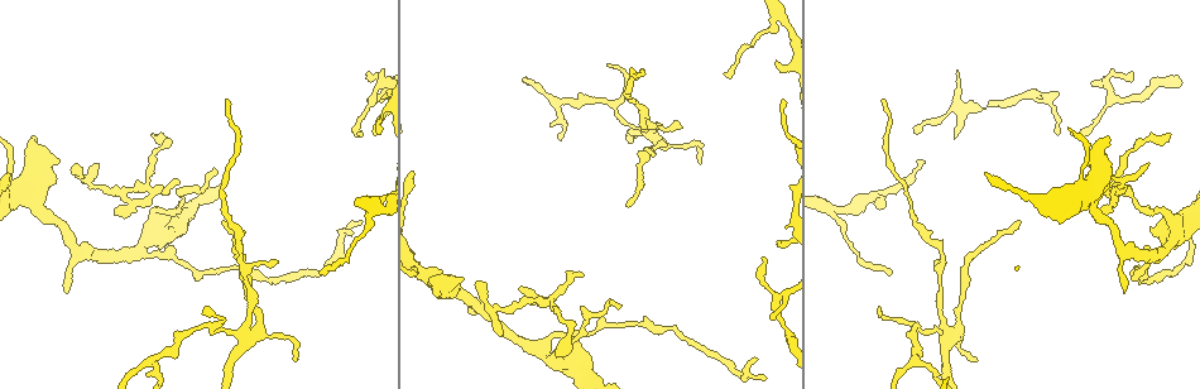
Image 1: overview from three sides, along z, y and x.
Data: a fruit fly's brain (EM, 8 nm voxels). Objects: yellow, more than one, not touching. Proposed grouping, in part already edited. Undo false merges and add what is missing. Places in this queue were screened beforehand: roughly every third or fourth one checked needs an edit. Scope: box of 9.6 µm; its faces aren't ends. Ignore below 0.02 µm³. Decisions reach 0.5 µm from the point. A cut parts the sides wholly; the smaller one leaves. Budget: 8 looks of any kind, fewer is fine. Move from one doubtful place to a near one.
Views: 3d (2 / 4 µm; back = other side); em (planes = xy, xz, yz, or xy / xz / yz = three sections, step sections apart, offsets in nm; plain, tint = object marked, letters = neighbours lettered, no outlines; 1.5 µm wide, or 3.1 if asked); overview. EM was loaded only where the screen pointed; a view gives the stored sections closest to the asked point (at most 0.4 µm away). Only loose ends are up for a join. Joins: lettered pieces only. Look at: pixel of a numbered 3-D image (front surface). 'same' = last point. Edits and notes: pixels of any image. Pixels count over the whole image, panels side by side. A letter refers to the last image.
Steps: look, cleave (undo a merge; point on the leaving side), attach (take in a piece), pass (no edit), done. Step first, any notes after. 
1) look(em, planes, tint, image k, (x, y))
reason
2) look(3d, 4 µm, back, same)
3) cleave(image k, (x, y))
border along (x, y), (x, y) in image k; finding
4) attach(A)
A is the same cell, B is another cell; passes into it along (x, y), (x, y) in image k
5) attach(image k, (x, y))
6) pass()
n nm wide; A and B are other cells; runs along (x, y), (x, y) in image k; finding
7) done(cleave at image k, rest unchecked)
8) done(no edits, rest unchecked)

look(3d, 4 µm, image 1, (205, 306))
tapers out

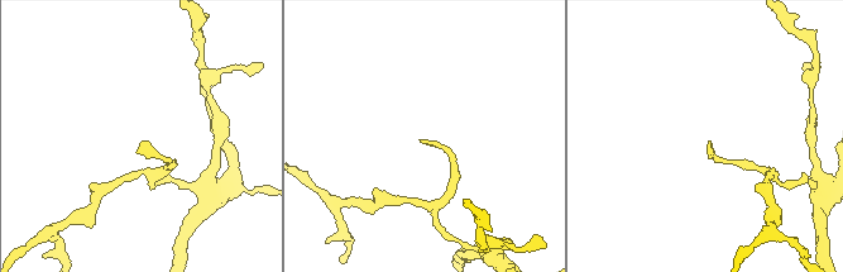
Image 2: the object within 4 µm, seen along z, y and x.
look(em, xy, step 4, letters, image 2, (426, 143))

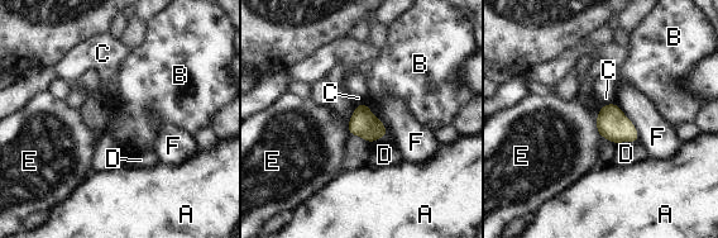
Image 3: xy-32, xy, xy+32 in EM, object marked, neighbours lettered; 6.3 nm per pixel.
look(em, planes, letters, same)

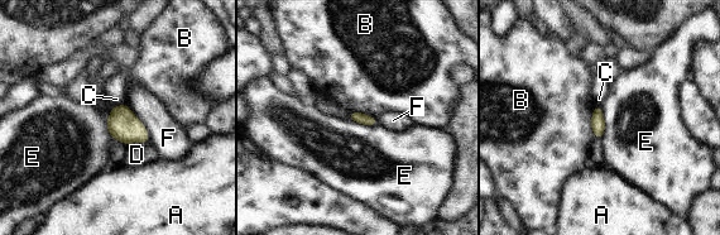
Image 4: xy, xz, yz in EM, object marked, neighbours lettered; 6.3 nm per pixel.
pass()
F touches over 300 nm; A, B, C, D, E and F are other cells; border along (600, 105), (605, 124), (601, 139) in image 4; none of them fits

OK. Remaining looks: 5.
look(em, planes, letters, image 1, (150, 135))
tapers out

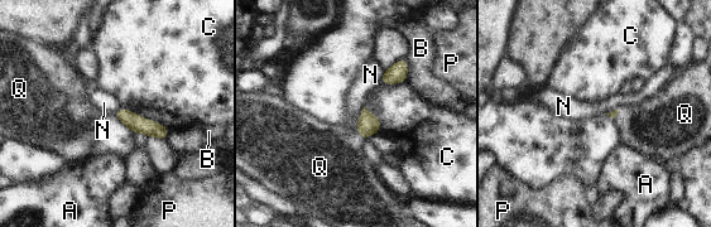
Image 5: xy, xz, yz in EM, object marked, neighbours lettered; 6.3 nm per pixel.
attach(Q)
Q is the same cell, A, B, C, N and P are other cells; the neuron continues

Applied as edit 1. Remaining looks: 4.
look(3d, 2 µm, back, image 1, (214, 167))
end of a long branch

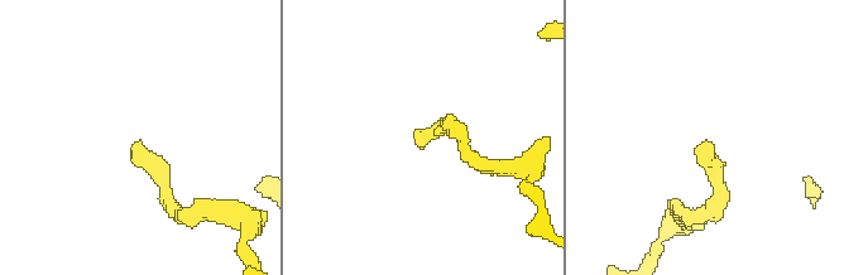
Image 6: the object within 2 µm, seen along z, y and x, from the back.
look(em, planes, letters, image 6, (705, 139))

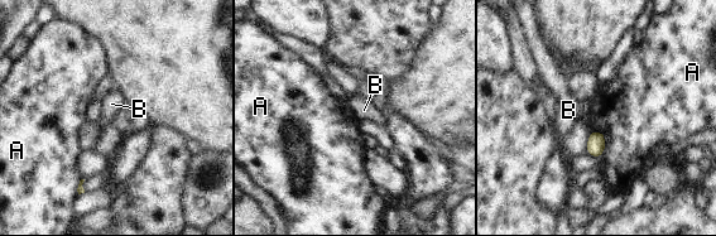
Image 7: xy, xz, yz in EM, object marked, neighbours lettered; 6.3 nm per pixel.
pass()
A and B are other cells; border along (594, 129), (604, 135), (604, 154) in image 7; none of them fits

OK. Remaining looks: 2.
done(attach at image 5, rest unchecked)

